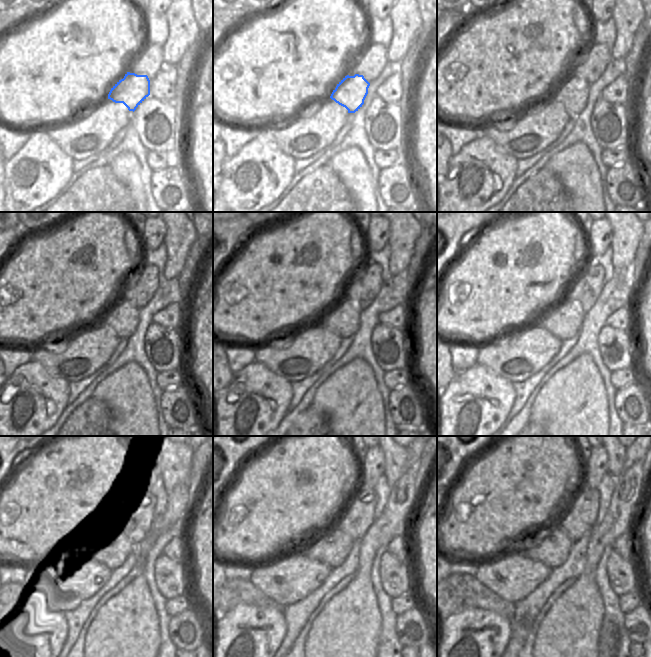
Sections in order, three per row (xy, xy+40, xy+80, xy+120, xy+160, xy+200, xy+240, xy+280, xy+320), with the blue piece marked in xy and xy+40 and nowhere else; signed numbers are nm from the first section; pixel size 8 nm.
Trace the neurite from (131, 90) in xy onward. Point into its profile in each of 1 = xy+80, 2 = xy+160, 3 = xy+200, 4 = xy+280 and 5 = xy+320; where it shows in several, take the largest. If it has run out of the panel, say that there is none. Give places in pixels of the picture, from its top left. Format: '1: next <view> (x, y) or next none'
1: next xy+80 (573, 93)
2: next xy+160 (343, 319)
3: next xy+200 (565, 320)
4: next xy+280 (333, 546)
5: next xy+320 (553, 547)

